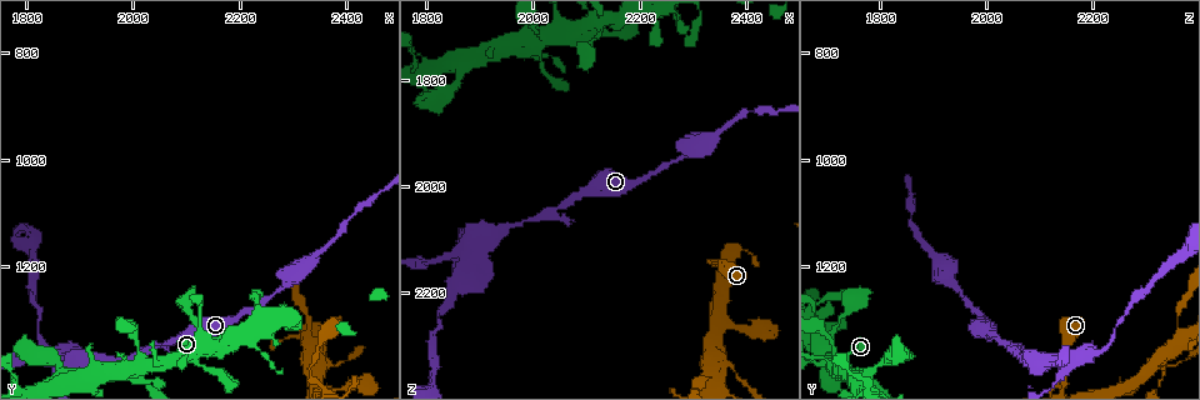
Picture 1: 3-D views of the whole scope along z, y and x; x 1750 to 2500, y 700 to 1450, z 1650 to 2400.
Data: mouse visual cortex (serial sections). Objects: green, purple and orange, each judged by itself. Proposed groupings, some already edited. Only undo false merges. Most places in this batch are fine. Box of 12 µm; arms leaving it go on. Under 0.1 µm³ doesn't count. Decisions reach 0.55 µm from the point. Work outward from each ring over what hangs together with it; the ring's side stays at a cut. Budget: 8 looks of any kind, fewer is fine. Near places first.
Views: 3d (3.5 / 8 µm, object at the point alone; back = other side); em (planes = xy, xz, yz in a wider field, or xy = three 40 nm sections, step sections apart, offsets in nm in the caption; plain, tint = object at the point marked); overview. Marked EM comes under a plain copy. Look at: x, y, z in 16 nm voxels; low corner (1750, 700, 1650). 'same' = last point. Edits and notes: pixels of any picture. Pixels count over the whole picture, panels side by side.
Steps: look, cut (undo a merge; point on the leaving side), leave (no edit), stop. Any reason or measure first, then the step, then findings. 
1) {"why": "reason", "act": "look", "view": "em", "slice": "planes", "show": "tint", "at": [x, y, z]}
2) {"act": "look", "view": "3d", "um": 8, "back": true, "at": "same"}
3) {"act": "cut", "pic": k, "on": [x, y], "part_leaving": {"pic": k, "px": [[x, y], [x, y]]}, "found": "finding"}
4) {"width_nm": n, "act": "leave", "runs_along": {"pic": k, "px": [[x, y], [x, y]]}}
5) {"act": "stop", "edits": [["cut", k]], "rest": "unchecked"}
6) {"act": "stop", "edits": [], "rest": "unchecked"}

{"why": "calibre changes", "act": "look", "view": "3d", "um": 3.5, "at": [2345, 1360, 2145]}

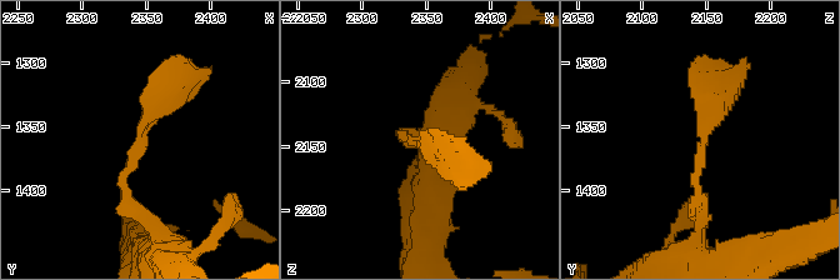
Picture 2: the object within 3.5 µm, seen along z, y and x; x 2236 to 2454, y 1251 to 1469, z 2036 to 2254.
{"arm_widths_nm": [150, 350], "act": "leave", "runs_along": {"pic": 2, "px": [[186, 76], [121, 176], [136, 206]]}, "found": "continuous, no second cell"}

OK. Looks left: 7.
{"why": "thin arm on a thick one", "act": "look", "view": "3d", "um": 3.5, "at": [2345, 1385, 2315]}

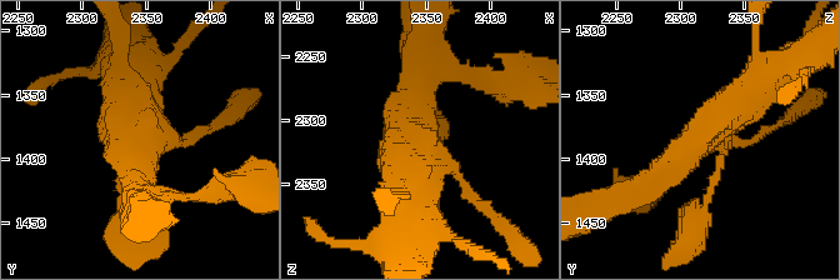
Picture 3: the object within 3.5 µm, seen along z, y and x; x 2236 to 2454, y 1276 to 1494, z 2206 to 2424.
{"arms": 4, "arm_widths_nm": [100, 150, 350, 500], "why": "now the EM", "act": "look", "view": "em", "slice": "planes", "show": "tint", "at": [2342, 1382, 2316]}

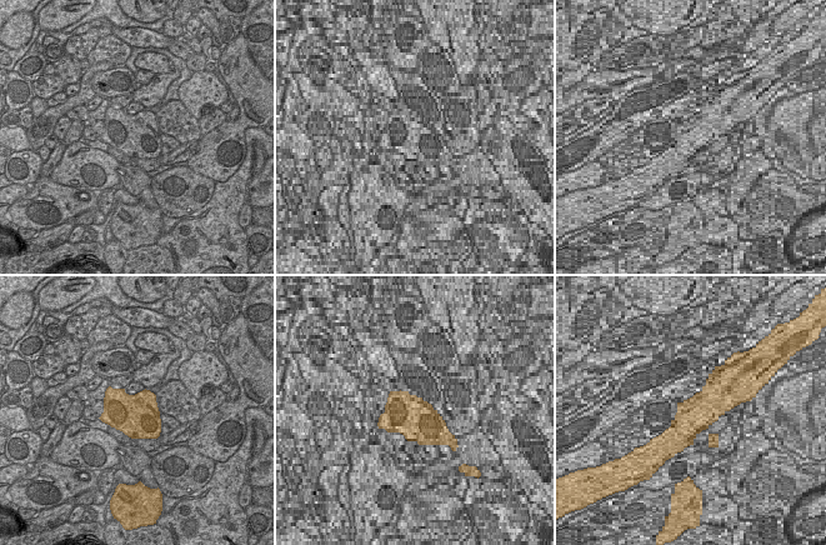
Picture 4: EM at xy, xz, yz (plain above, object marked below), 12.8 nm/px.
{"act": "leave", "runs_along": {"pic": 3, "px": [[640, 190], [679, 163], [759, 79]]}, "found": "one cell here"}

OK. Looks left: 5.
{"why": "branch point", "act": "look", "view": "3d", "um": 8, "at": [1895, 1380, 2100]}

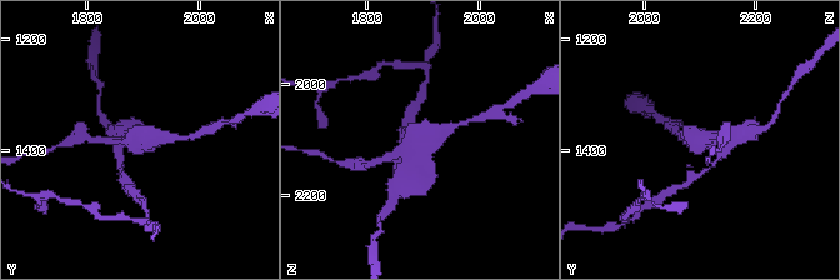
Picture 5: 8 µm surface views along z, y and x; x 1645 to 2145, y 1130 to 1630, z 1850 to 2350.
{"why": "now the EM", "act": "look", "view": "em", "slice": "xy", "step": 1, "show": "tint", "at": [1890, 1385, 2095]}

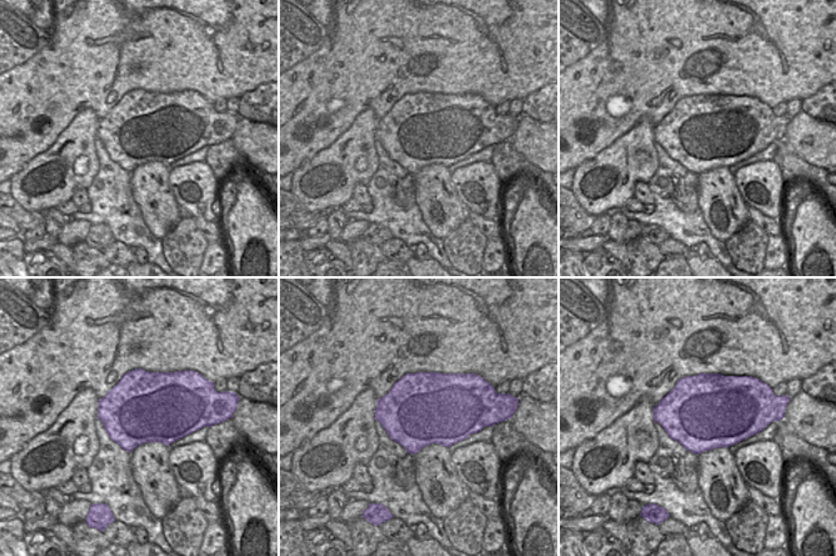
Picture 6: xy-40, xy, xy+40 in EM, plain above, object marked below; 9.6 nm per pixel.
{"act": "cut", "pic": 5, "on": [401, 179], "part_leaving": {"pic": 5, "px": [[416, 161], [400, 175], [391, 205]]}, "found": "two cells meet here"}

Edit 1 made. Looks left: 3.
{"act": "stop", "edits": [["cut", 5]], "rest": "unchecked"}

